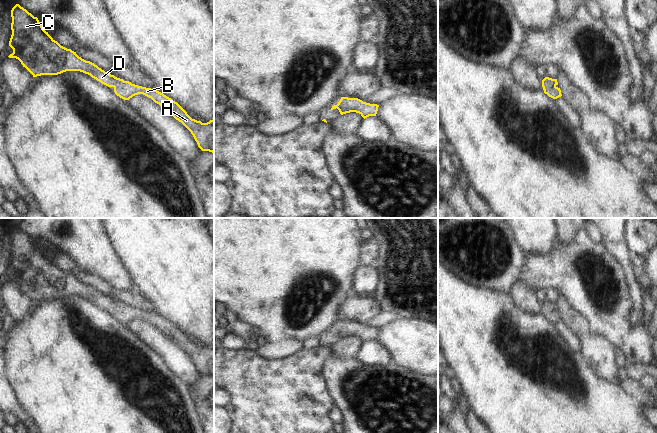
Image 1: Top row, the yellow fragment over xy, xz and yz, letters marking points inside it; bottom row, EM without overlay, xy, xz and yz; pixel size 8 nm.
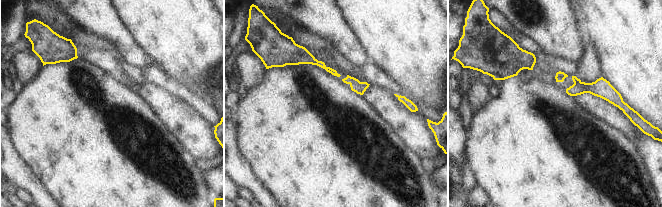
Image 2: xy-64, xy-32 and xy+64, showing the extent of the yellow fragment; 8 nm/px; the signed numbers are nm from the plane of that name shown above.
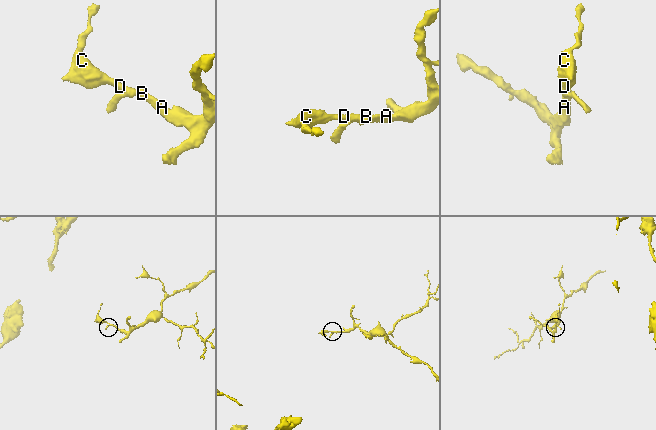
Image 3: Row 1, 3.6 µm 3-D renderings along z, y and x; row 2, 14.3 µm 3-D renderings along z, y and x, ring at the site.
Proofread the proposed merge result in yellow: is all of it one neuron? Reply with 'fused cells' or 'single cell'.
single cell

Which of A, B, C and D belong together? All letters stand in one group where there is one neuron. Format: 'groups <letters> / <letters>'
groups A B C D

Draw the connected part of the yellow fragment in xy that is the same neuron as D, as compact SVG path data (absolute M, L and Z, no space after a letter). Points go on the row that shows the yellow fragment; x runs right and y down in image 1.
M16 4L11 10L12 35L9 46L13 53L9 58L18 59L33 77L58 75L66 71L80 71L102 84L113 87L117 96L129 100L143 94L151 98L181 122L193 135L202 151L214 153L214 120L202 123L192 119L187 112L163 93L111 75L90 61L79 57L76 52L61 46L46 32L37 17Z

